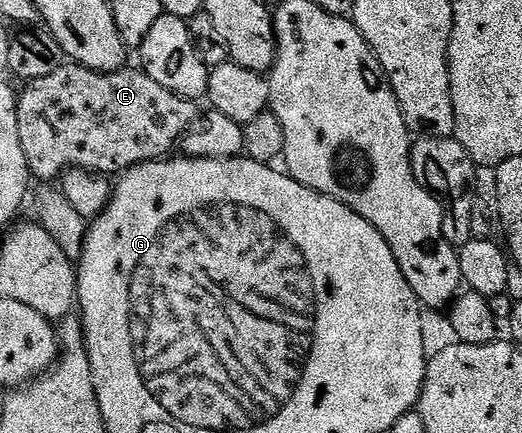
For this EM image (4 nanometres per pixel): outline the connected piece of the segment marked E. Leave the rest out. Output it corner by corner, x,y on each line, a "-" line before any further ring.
70,61
56,69
56,73
29,80
23,86
26,88
17,96
16,129
20,133
20,149
24,149
26,164
35,180
57,180
71,167
114,177
141,163
169,156
173,152
170,150
181,144
183,135
195,126
195,104
164,89
164,85
152,81
145,71
130,70
93,71

